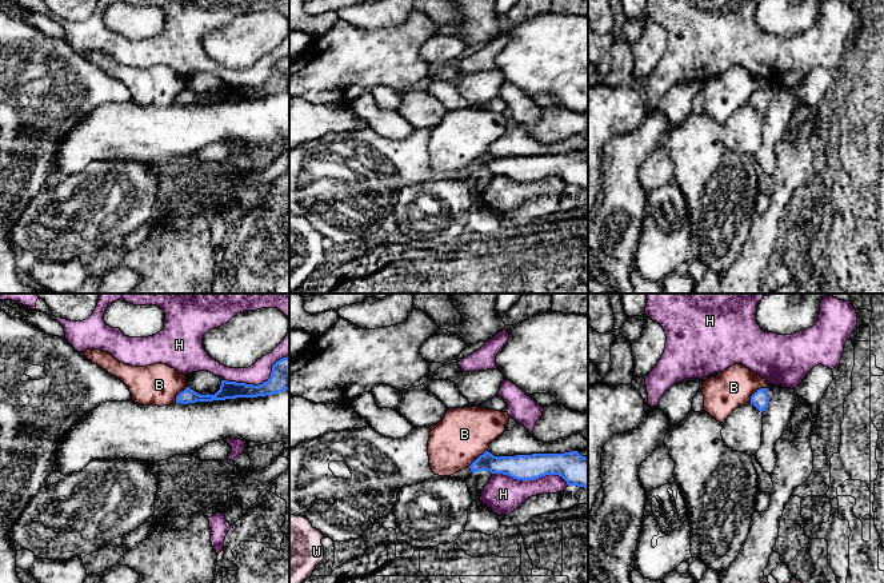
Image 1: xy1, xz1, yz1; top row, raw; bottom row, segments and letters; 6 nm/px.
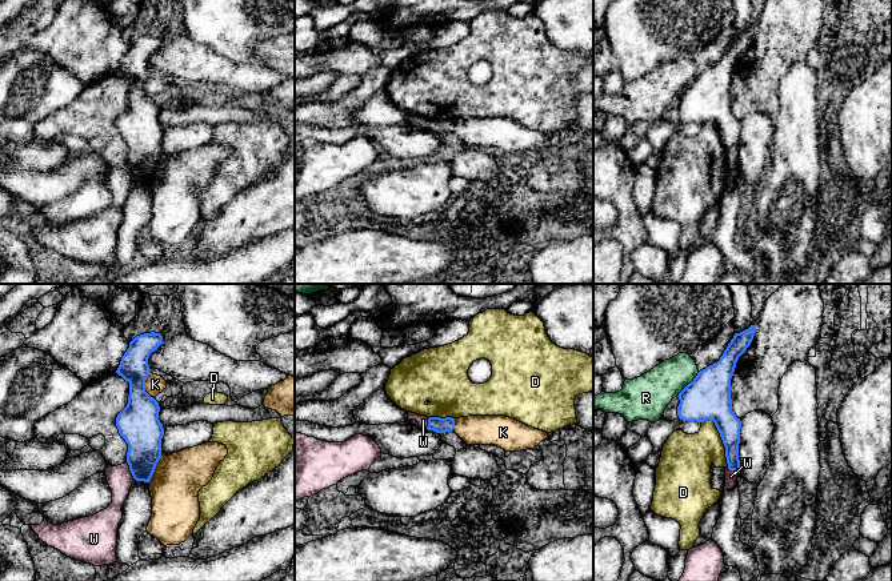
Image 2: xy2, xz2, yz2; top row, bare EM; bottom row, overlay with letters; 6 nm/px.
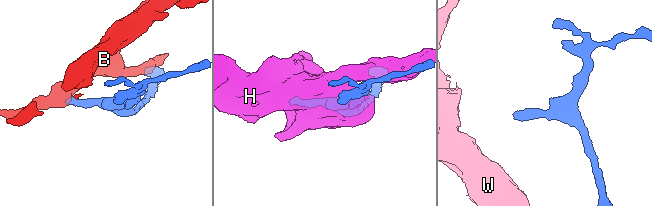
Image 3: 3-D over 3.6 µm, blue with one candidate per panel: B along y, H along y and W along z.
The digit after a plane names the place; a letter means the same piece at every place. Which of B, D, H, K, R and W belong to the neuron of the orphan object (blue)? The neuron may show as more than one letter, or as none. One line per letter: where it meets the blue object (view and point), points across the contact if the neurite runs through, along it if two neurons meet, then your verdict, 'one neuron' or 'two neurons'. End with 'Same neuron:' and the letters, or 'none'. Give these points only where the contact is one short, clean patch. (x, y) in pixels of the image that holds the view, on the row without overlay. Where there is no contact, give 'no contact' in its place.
B: meets blue in yz1 at (755, 94); border along yz1 (766, 88), (760, 88), (751, 98), (750, 103); two neurons
D: meets blue in yz2 at (722, 140); two neurons
H: meets blue in xz1 at (531, 180); two neurons
K: meets blue in xy2 at (144, 87); two neurons
R: meets blue in yz2 at (688, 85); border along yz2 (699, 73), (676, 97); two neurons
W: meets blue in xy2 at (130, 171); border along xy2 (127, 163), (128, 171), (135, 180); two neurons
Same neuron: none

